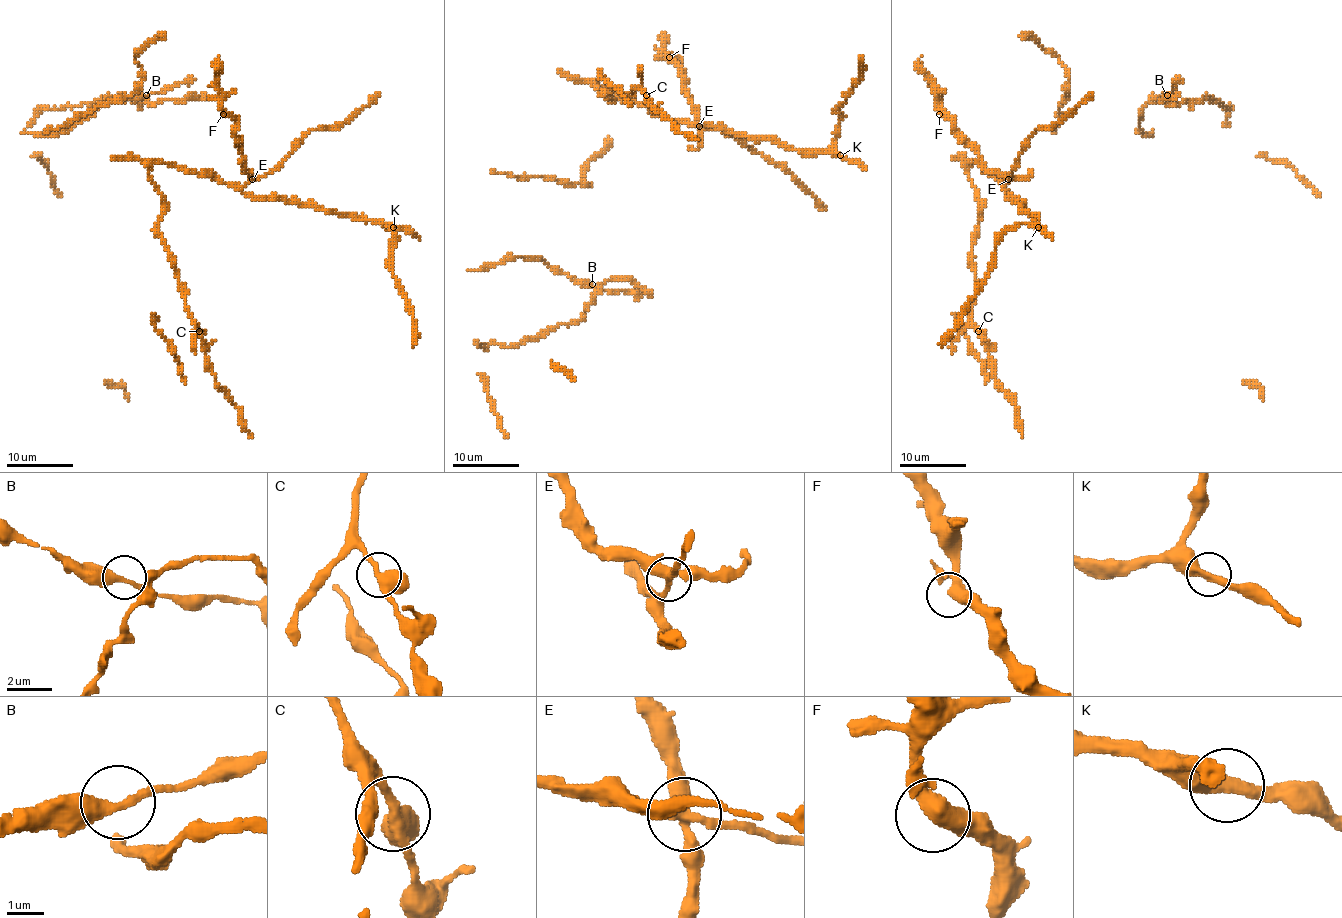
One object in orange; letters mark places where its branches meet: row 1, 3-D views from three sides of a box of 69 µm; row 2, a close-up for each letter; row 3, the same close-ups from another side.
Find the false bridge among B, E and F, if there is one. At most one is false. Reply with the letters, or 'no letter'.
no letter

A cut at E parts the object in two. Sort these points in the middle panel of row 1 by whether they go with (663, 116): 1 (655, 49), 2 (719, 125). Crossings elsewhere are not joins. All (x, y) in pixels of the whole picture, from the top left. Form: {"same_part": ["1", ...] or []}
{"same_part": ["2"]}

